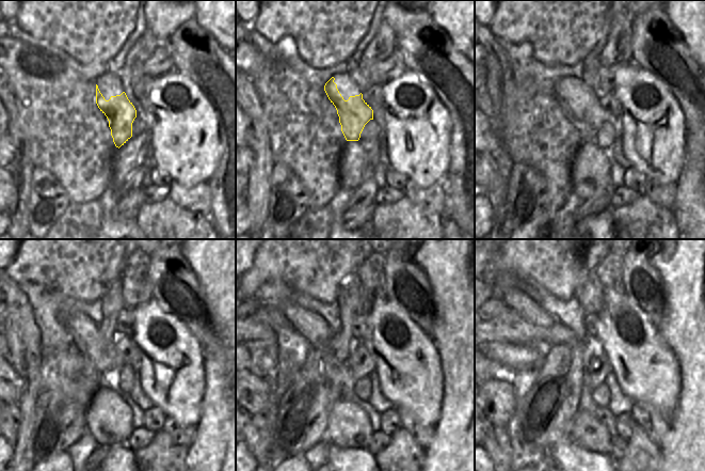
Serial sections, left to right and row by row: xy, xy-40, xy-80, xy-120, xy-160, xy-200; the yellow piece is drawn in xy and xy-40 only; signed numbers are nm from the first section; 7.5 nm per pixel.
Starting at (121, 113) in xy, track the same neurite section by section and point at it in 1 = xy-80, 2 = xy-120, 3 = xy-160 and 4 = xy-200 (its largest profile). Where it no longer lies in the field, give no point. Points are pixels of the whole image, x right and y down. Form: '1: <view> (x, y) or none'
1: xy-80 (587, 116)
2: xy-120 (85, 333)
3: xy-160 (311, 326)
4: xy-200 (529, 310)

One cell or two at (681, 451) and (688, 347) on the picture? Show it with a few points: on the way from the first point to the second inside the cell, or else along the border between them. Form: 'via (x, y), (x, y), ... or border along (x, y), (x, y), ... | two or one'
via (692, 425), (692, 373) | one

